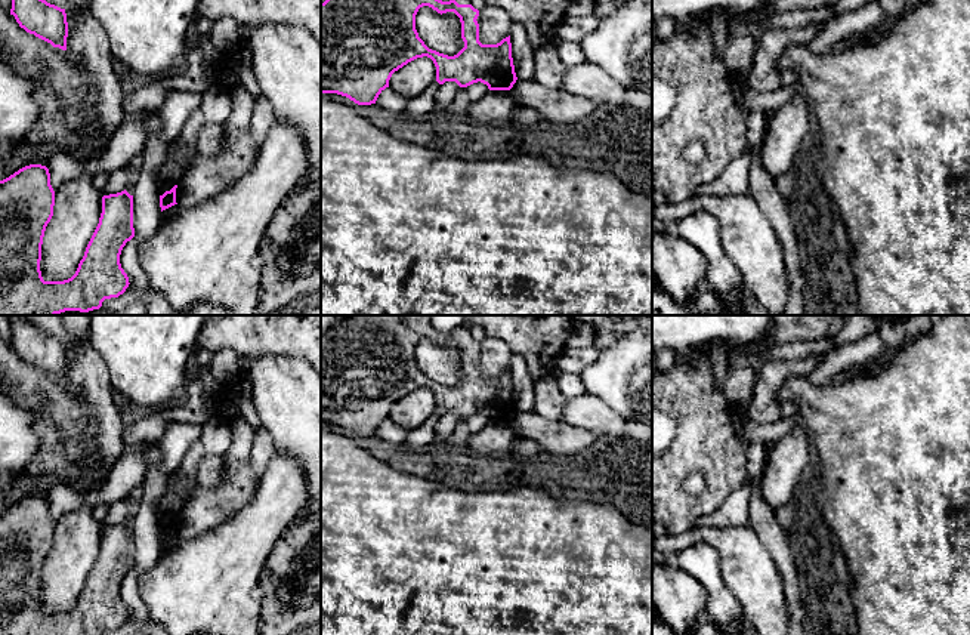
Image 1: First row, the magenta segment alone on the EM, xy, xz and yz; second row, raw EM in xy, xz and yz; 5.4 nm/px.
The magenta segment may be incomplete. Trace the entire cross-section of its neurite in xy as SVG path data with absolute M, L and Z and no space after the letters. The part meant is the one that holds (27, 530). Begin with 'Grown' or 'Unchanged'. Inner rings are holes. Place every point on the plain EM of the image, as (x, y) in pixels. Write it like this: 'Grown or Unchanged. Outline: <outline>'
Unchanged. Outline: M30 496L0 512L0 635L102 635L129 619L120 586L135 568L133 527L126 521L102 528L99 555L75 605L64 613L44 613L40 602L41 576L53 548L55 523L46 497Z

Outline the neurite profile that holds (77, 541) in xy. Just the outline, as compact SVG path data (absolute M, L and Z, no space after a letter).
M92 505L58 520L41 576L40 602L44 613L64 613L75 605L101 545L102 524L93 518Z

